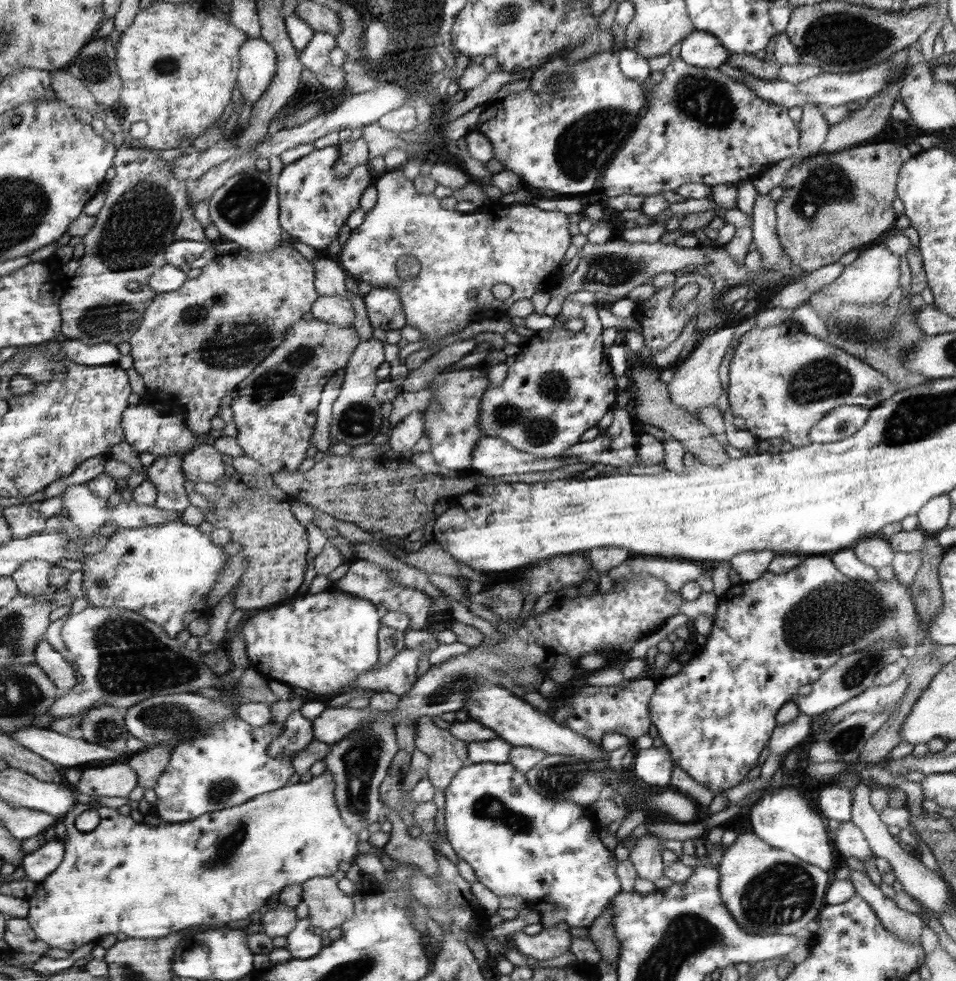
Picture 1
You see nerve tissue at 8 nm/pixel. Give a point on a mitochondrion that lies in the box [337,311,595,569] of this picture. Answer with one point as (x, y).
(537, 421)

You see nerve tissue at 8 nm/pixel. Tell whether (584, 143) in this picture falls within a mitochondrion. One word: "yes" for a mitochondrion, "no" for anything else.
yes

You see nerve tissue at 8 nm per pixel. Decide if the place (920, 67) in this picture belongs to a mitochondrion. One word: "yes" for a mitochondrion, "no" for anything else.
no

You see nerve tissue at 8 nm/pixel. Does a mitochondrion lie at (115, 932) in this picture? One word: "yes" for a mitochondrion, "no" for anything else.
no

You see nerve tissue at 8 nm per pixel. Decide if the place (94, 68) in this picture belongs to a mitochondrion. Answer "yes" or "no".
yes

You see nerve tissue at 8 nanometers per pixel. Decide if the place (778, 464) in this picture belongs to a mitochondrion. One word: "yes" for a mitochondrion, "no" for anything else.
no

